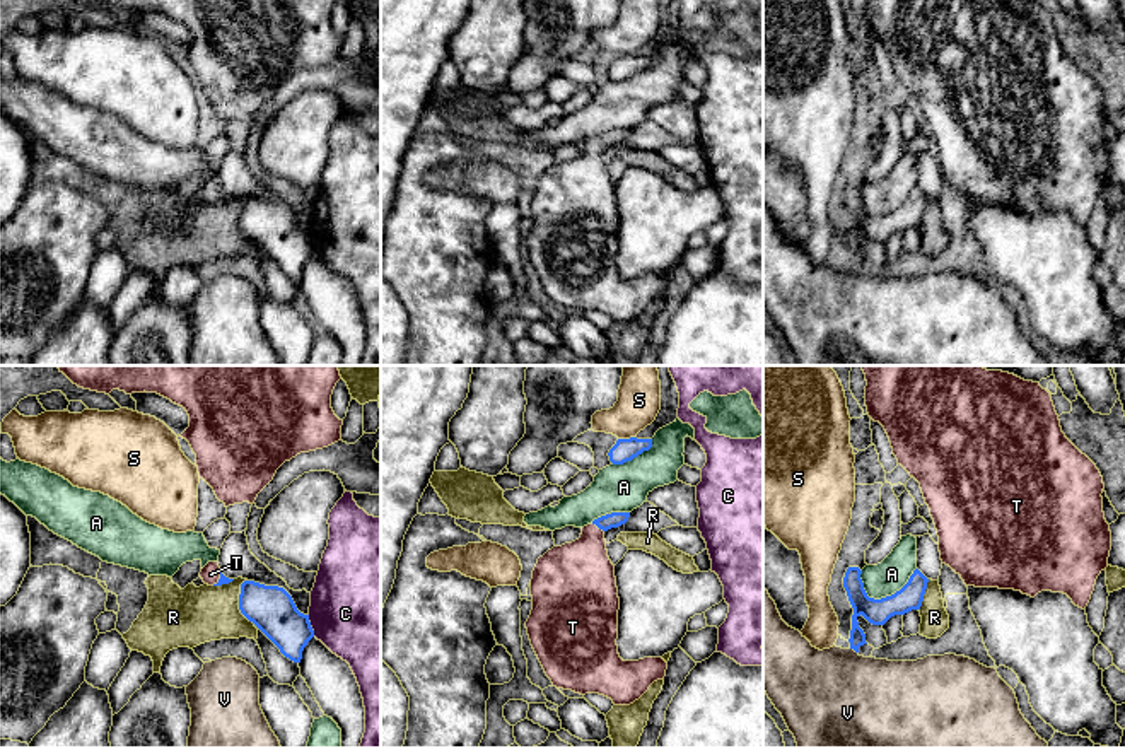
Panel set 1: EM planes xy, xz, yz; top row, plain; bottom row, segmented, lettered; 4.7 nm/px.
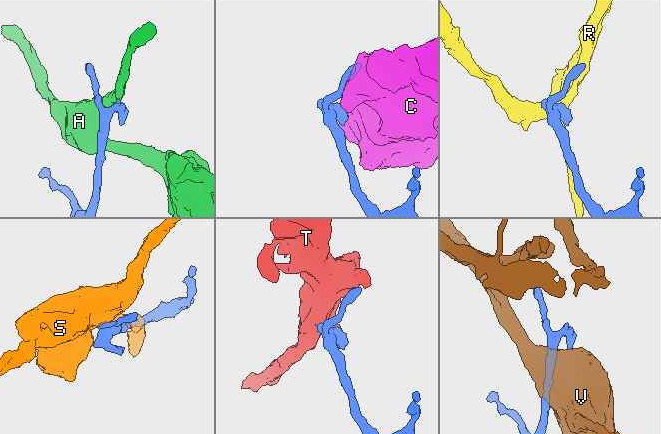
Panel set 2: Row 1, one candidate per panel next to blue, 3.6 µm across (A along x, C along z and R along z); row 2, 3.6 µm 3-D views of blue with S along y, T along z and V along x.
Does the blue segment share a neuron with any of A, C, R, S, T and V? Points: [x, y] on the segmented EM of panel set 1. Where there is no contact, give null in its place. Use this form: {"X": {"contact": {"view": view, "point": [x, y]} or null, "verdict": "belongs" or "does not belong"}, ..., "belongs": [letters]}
{"A": {"contact": {"view": "yz", "point": [886, 596]}, "verdict": "does not belong"}, "C": {"contact": {"view": "xy", "point": [309, 625]}, "verdict": "does not belong"}, "R": {"contact": {"view": "xy", "point": [239, 603]}, "verdict": "does not belong"}, "S": {"contact": {"view": "xz", "point": [627, 439]}, "verdict": "does not belong"}, "T": {"contact": {"view": "xz", "point": [598, 526]}, "verdict": "belongs"}, "V": {"contact": {"view": "yz", "point": [854, 649]}, "verdict": "does not belong"}, "belongs": ["T"]}

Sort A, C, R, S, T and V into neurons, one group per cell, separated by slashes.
A / C / R / S / T / V

